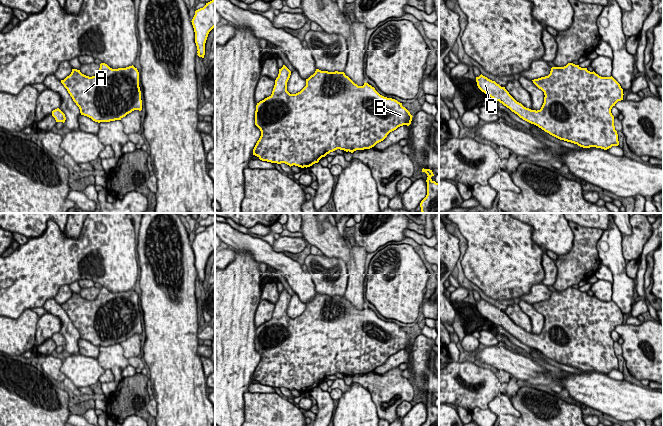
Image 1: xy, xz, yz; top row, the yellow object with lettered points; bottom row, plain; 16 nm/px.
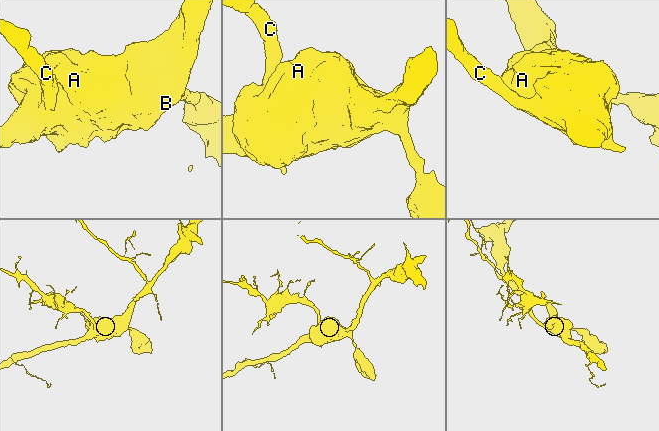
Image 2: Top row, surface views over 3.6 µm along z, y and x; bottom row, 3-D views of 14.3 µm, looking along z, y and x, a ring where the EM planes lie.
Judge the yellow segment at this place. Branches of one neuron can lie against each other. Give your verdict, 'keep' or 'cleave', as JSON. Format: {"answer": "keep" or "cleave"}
{"answer": "keep"}

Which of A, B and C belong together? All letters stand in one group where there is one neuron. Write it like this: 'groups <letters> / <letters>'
groups A B C

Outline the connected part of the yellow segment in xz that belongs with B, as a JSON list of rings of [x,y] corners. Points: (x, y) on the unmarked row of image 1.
[[[283,289],[279,293],[272,318],[256,329],[255,349],[260,353],[261,360],[253,373],[253,379],[262,385],[307,392],[337,373],[351,377],[370,373],[398,351],[411,348],[413,340],[402,327],[380,319],[366,306],[363,310],[358,310],[344,296],[316,293],[315,297],[306,303],[306,310],[296,318],[287,315],[290,299],[291,295]]]

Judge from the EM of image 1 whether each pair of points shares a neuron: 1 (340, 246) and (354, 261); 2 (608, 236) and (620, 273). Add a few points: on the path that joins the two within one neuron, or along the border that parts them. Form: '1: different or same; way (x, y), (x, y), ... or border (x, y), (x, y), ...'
1: different; border (350, 250), (346, 265)
2: same; way (610, 245), (611, 255), (617, 264)

